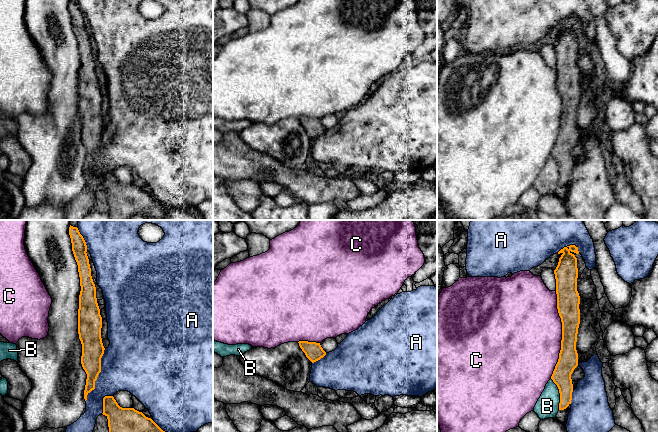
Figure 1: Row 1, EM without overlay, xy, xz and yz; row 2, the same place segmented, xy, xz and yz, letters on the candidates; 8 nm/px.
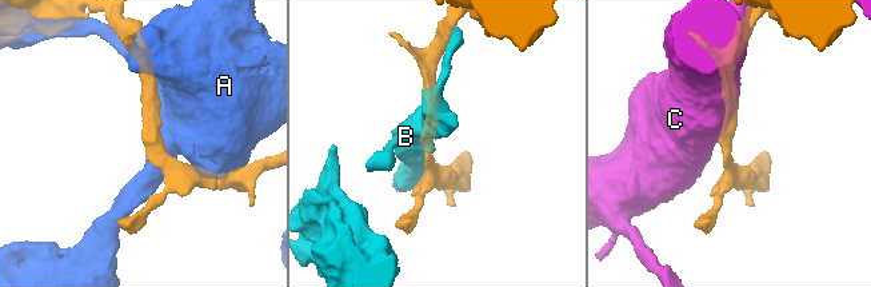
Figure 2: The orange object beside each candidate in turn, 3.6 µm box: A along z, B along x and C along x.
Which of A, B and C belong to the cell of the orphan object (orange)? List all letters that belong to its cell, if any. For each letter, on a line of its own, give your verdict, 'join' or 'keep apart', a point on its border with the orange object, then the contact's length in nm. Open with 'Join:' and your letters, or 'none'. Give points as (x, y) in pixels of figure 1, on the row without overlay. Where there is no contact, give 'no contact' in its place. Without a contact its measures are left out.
Join: none
A: keep apart; meets orange in xy at (98, 150); contact 440 nm long
B: keep apart; meets orange in yz at (560, 170); contact 260 nm long
C: keep apart; meets orange in yz at (562, 111); contact 700 nm long

